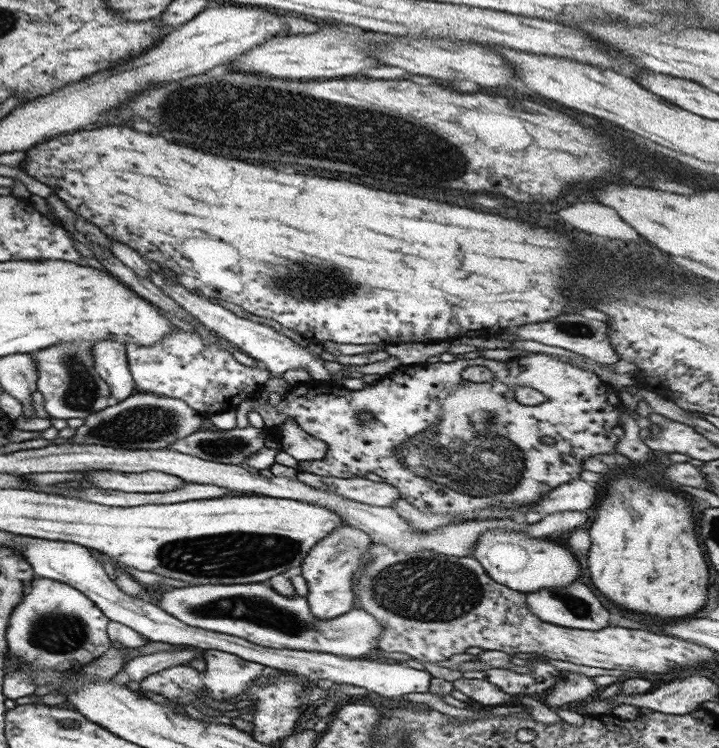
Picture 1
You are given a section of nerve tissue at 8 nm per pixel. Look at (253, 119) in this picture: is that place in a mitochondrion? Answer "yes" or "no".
yes

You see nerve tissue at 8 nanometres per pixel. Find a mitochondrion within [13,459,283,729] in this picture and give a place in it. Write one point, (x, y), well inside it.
(59, 631)

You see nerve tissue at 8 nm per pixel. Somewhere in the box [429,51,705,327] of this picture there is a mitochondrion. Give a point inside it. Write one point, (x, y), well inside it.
(460, 164)

